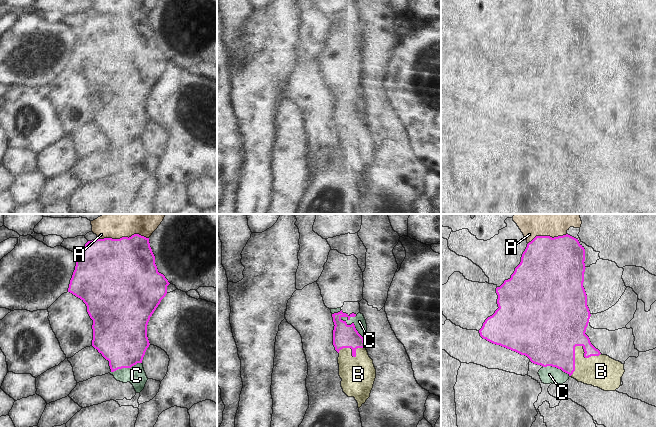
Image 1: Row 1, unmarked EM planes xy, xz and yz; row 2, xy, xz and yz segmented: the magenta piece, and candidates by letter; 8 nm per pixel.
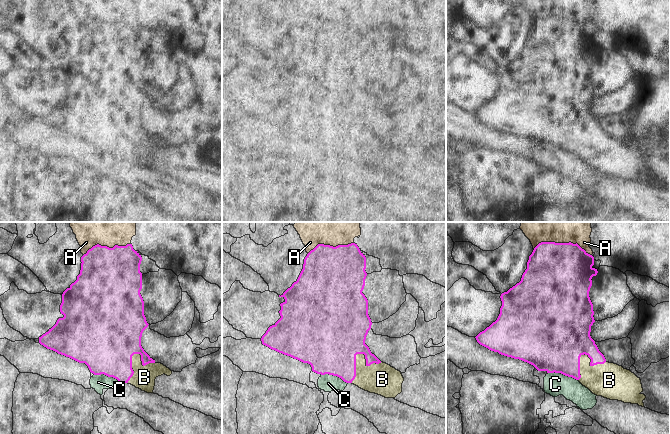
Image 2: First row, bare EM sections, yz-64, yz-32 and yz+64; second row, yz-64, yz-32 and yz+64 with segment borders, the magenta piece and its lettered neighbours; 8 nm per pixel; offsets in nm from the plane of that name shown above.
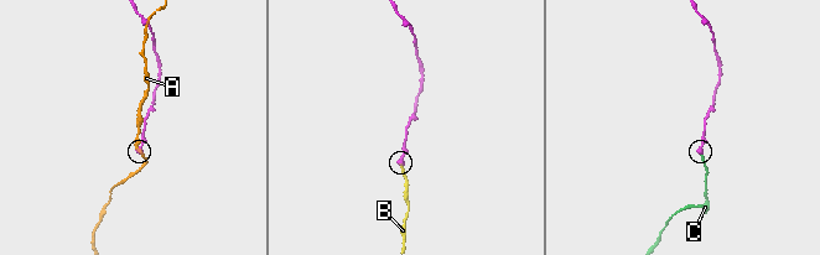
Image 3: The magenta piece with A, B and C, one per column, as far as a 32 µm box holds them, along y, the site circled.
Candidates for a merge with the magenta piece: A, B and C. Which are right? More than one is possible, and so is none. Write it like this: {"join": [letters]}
{"join": ["B"]}

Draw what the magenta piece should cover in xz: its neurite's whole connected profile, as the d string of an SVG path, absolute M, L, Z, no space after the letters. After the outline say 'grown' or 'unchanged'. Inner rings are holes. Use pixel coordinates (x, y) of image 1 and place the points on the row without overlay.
M342 86L332 90L334 98L333 121L339 129L339 152L341 163L348 173L354 173L360 184L370 173L376 154L373 136L366 126L364 113L355 104L354 99L348 101L342 93L355 93L343 89Z | grown

